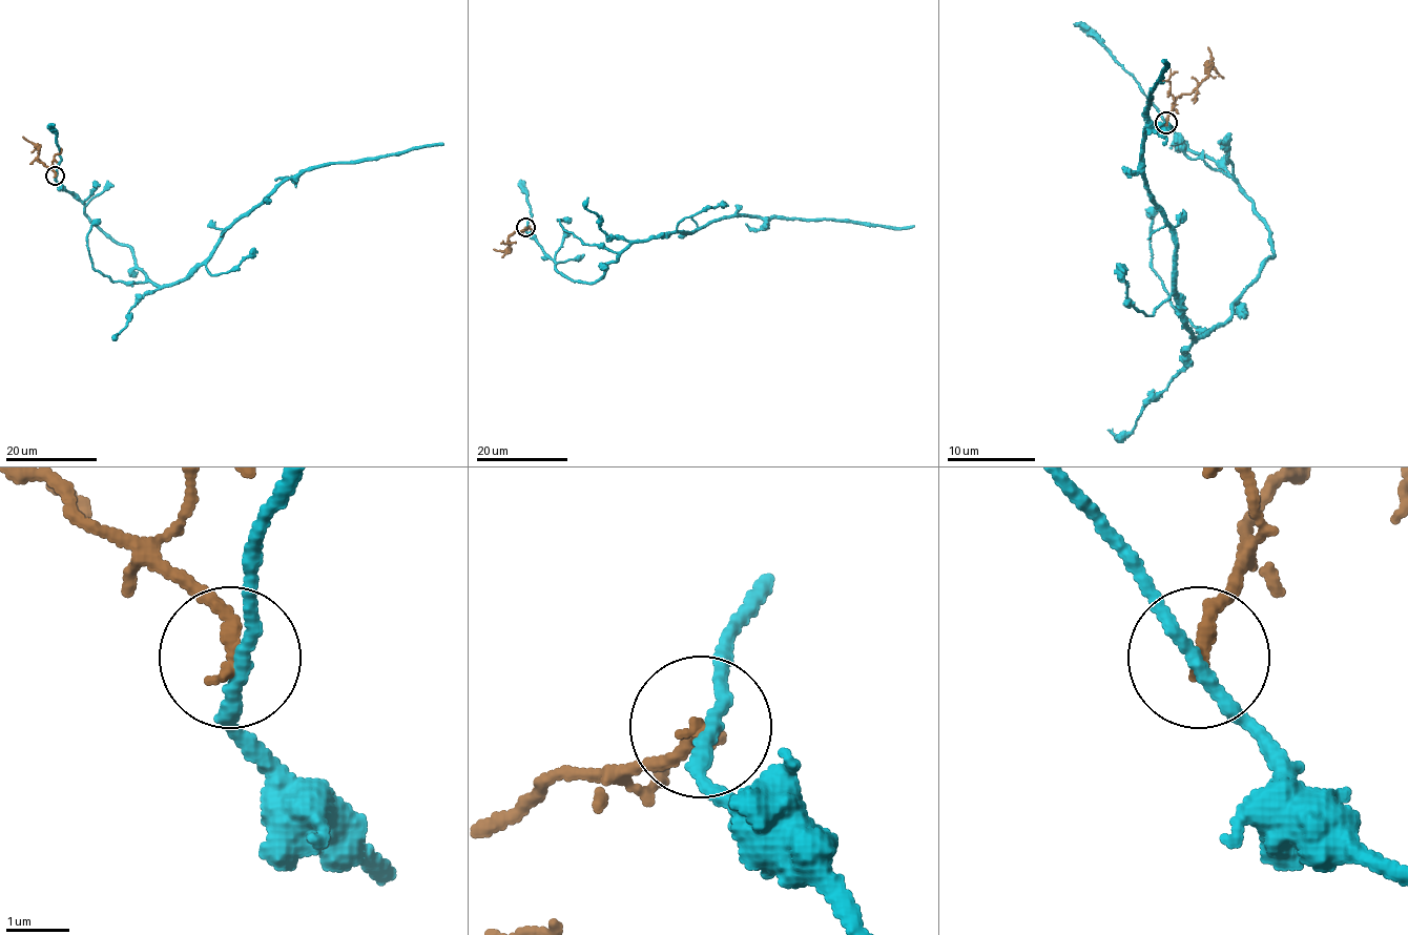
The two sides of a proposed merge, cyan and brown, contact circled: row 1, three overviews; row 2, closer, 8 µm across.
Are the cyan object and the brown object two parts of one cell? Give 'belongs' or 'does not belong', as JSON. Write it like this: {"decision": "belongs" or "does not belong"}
{"decision": "does not belong"}

